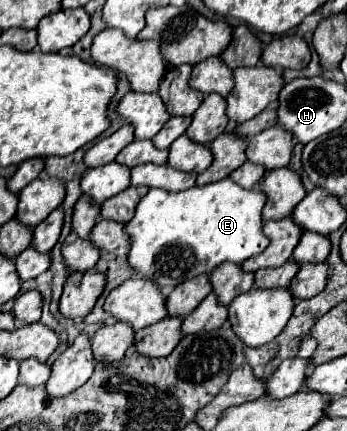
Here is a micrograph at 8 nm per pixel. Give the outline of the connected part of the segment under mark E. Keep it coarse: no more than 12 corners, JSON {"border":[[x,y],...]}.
{"border":[[229,177],[149,189],[129,265],[167,295],[269,245],[267,195]]}

